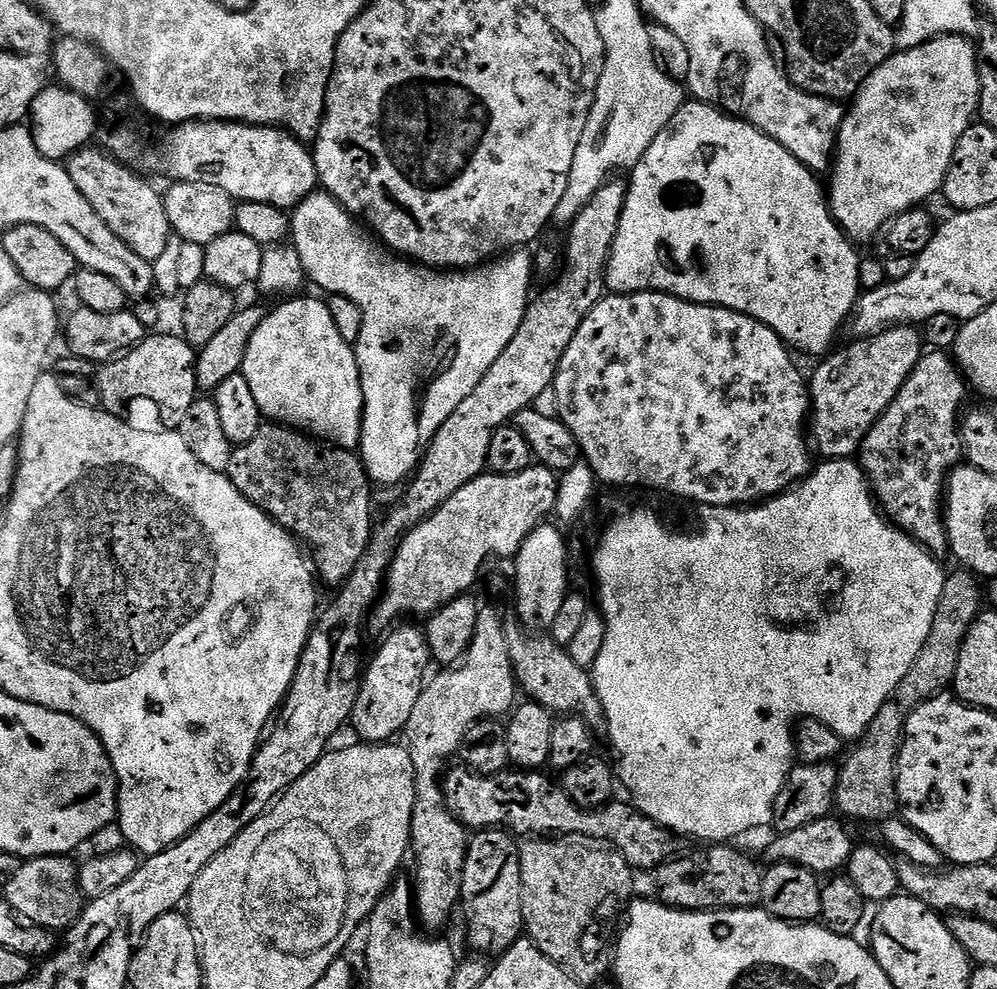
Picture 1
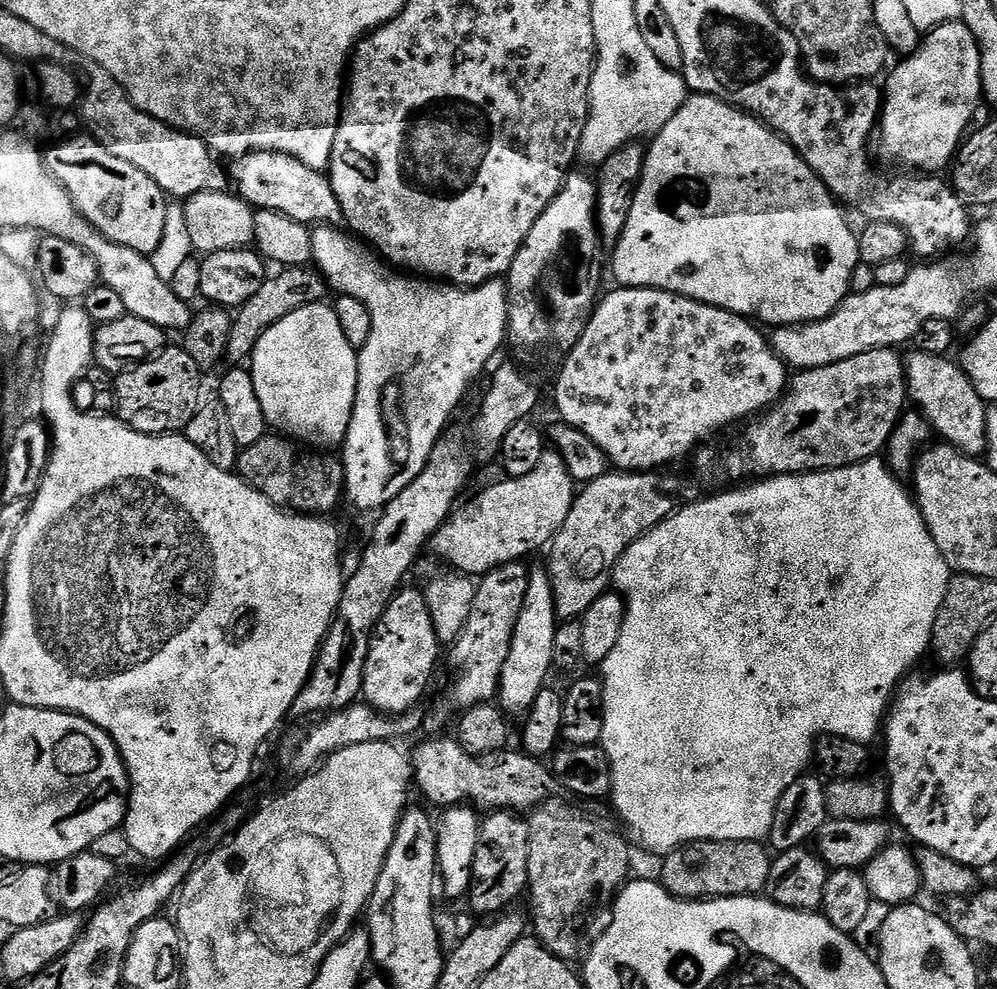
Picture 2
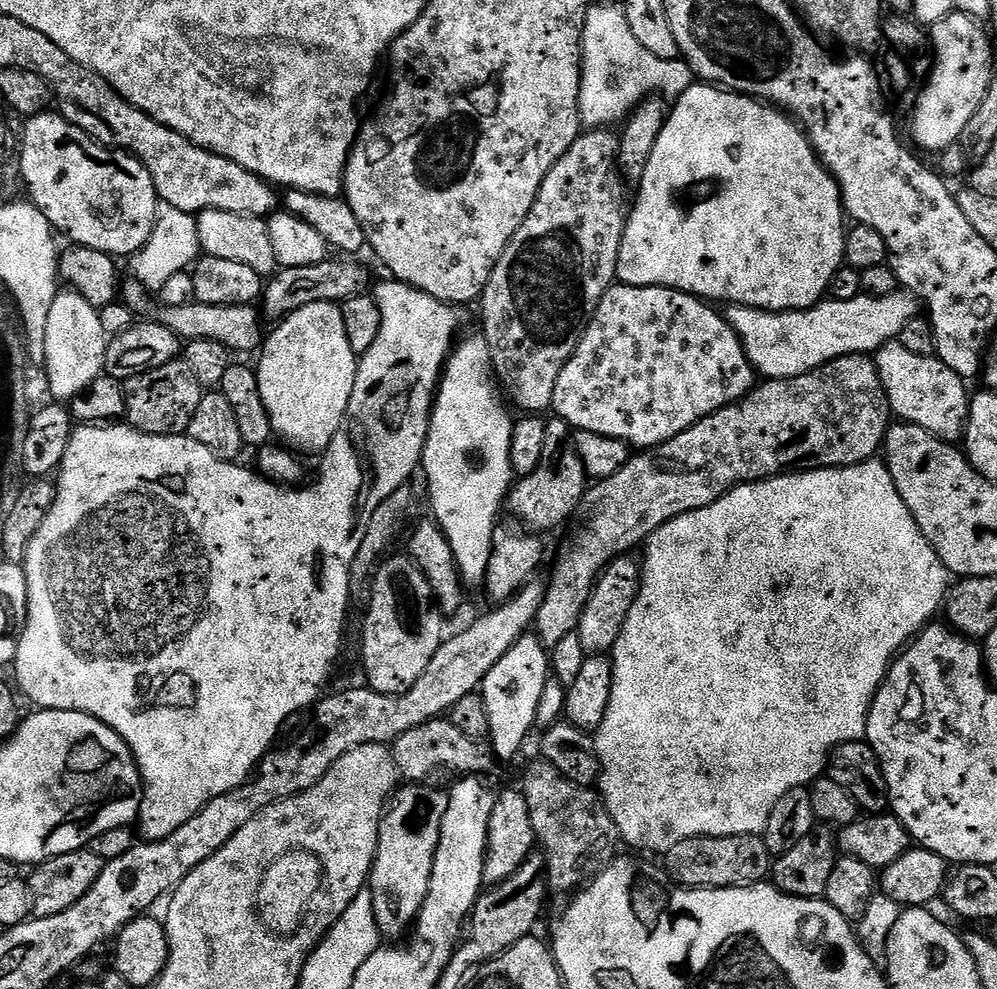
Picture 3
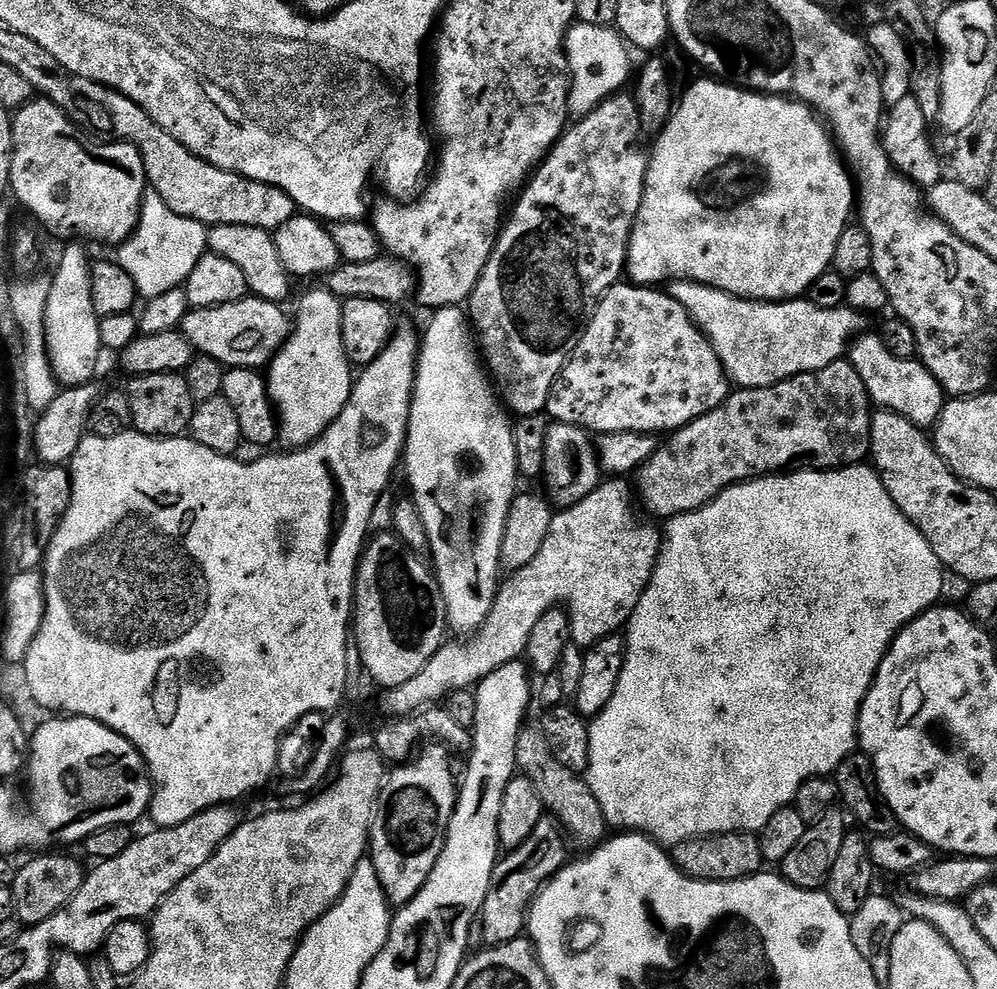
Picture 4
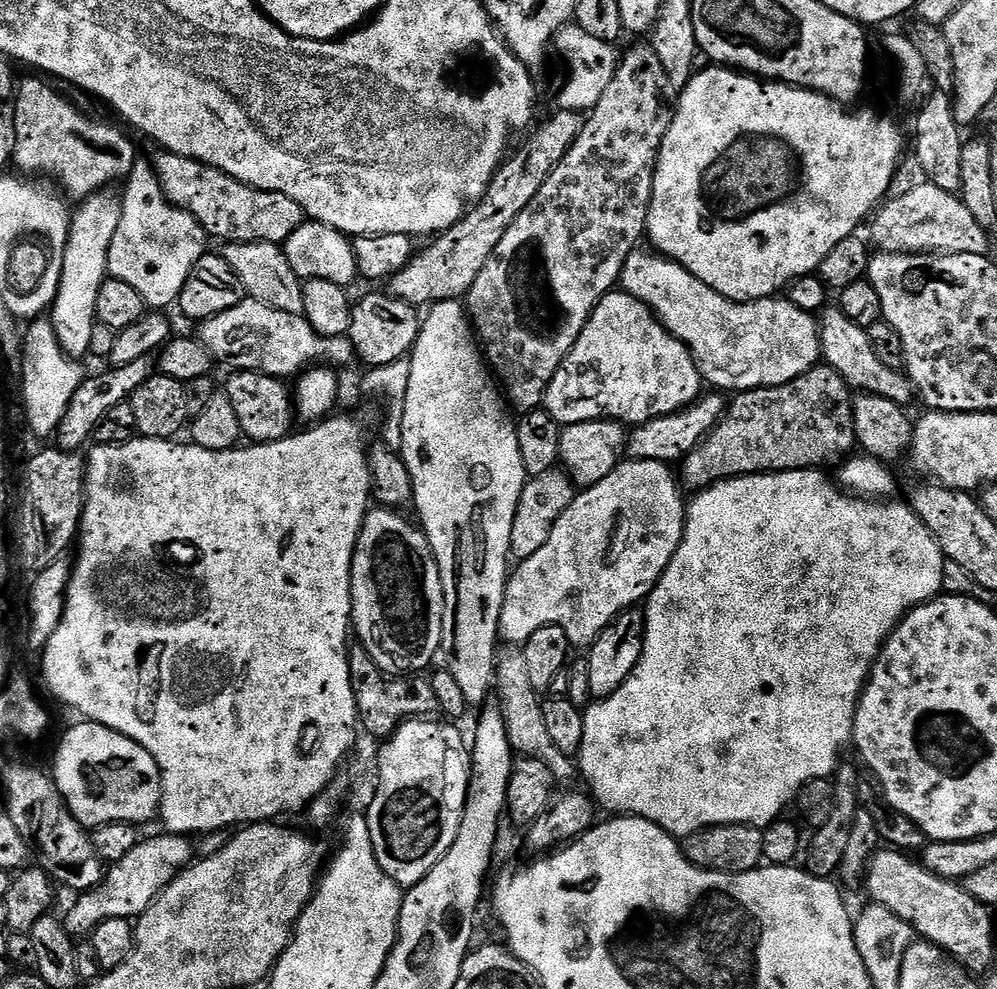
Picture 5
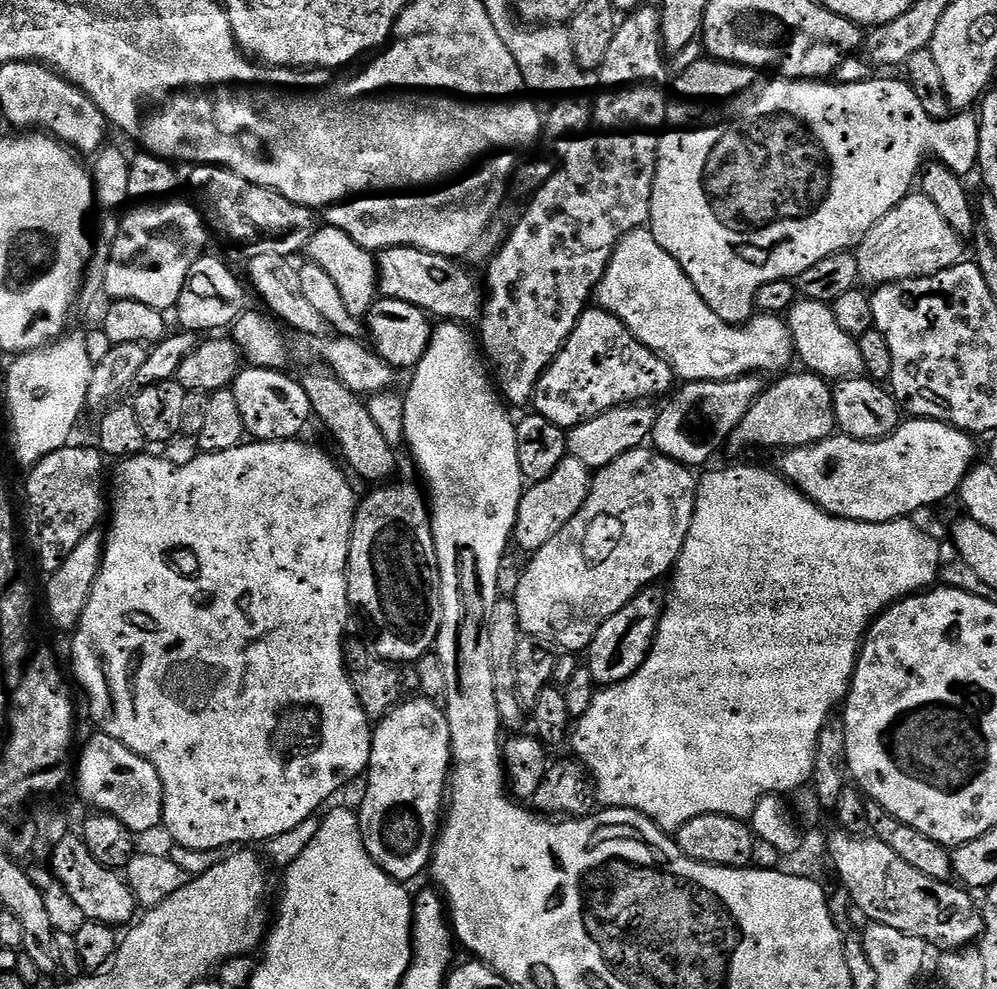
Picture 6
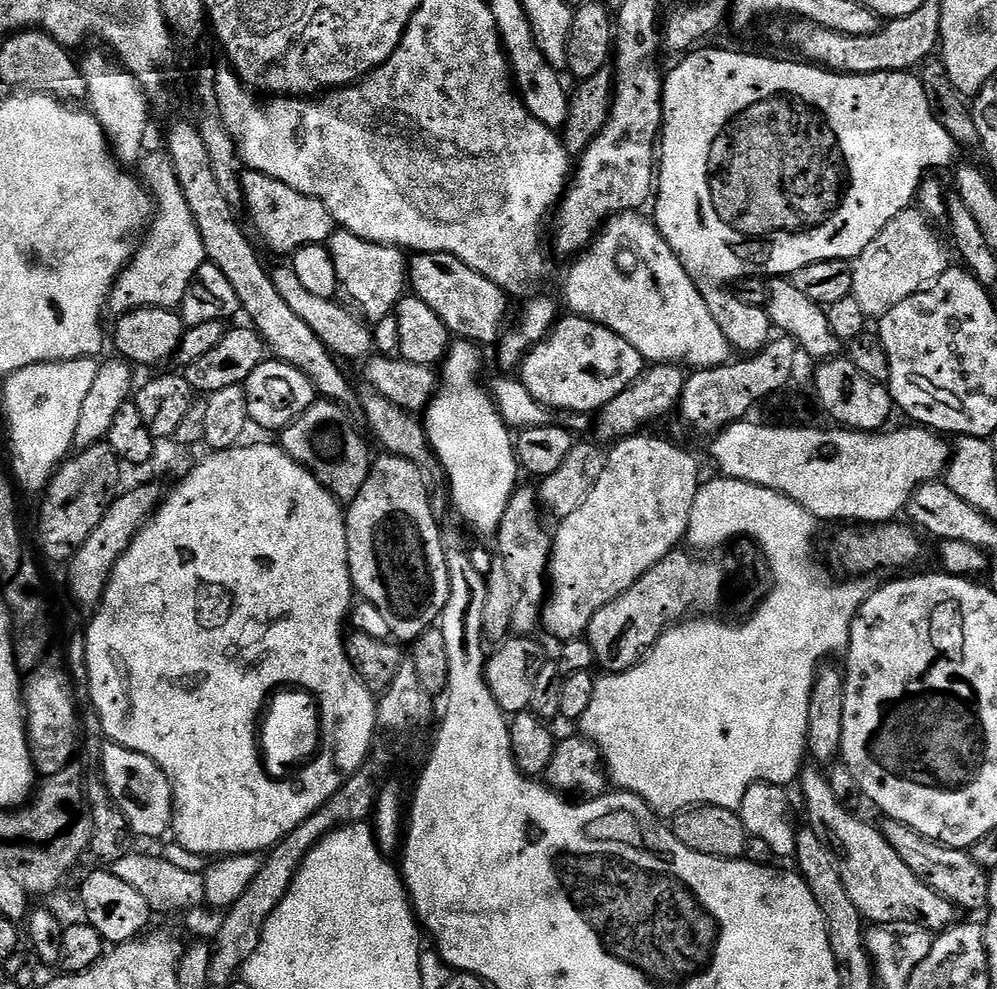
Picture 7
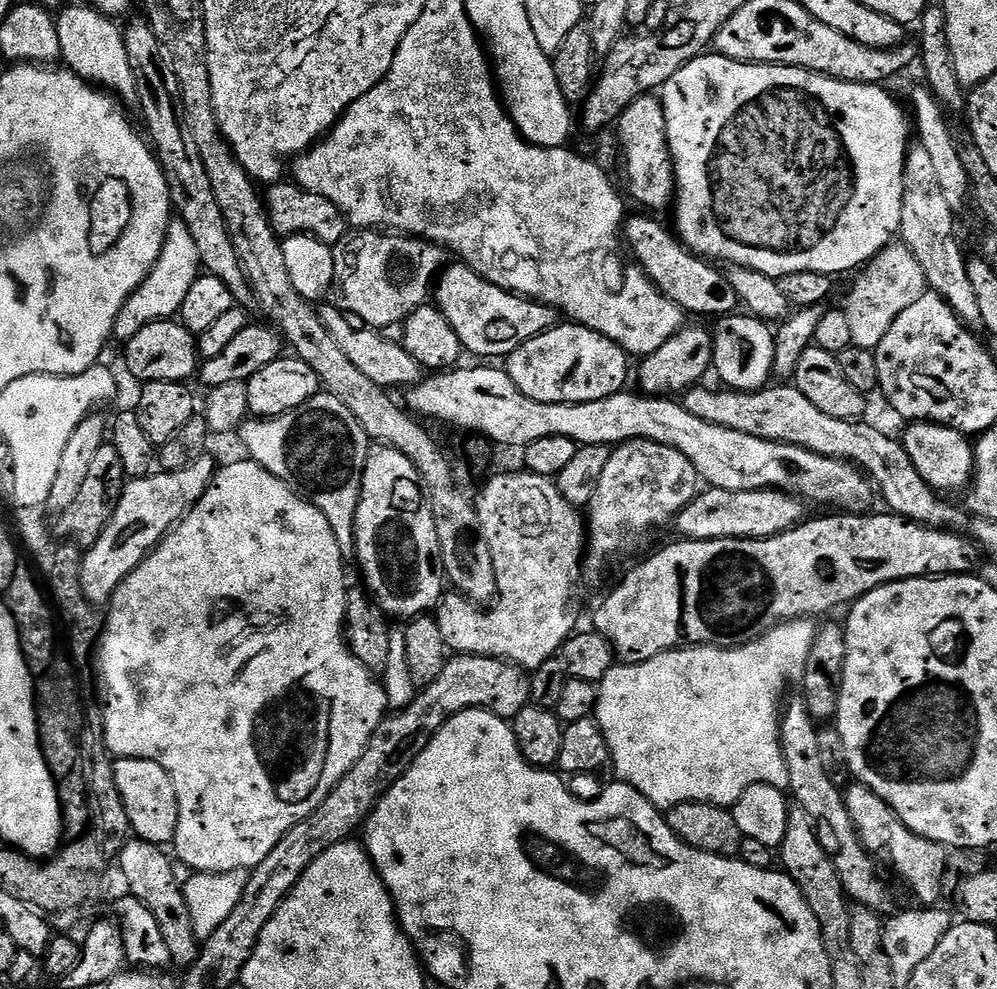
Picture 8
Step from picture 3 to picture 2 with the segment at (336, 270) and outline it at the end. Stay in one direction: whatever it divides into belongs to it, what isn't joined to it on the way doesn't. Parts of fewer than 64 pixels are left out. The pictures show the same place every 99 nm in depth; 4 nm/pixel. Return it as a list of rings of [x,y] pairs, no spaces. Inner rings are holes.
[[[281,267],[277,276],[269,275],[262,282],[262,290],[254,294],[246,303],[235,309],[232,316],[232,329],[230,330],[227,363],[232,366],[240,366],[251,361],[255,344],[266,330],[286,318],[286,314],[294,314],[294,310],[302,310],[302,306],[321,303],[324,295],[330,292],[330,285],[315,267],[303,268]]]

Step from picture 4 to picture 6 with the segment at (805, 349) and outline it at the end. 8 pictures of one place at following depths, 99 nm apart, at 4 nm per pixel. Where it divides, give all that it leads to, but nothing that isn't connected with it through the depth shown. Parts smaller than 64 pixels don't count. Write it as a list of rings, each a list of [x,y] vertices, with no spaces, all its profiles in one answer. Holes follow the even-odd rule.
[[[647,227],[637,228],[614,250],[606,274],[596,287],[594,300],[599,307],[617,316],[646,347],[666,360],[673,373],[679,379],[681,376],[684,382],[738,380],[749,374],[760,374],[756,372],[780,374],[791,369],[792,362],[794,364],[792,332],[779,315],[756,314],[743,326],[718,318],[718,314],[706,306],[702,294],[698,294],[682,266],[678,266],[676,259],[666,254],[662,246],[658,246],[654,234]]]

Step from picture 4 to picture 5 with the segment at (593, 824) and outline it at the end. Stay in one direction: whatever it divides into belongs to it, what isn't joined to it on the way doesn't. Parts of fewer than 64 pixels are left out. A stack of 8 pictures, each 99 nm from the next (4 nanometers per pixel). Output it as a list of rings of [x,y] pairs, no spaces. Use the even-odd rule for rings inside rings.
[[[508,650],[505,656],[503,653],[497,659],[494,696],[500,699],[498,707],[506,726],[506,738],[510,742],[513,753],[544,764],[546,770],[557,781],[570,779],[572,772],[574,776],[573,757],[562,754],[562,750],[554,746],[546,730],[546,722],[542,719],[542,696],[534,690],[534,686],[530,686],[530,674],[526,671],[526,658],[523,651]]]

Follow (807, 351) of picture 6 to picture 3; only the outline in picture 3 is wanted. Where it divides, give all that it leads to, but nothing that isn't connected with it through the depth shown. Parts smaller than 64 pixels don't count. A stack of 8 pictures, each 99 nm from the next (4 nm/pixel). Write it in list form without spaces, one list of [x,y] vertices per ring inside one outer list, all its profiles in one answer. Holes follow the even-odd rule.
[[[899,339],[891,340],[874,354],[891,415],[914,426],[922,426],[922,430],[941,440],[955,441],[966,427],[970,403],[969,385],[935,355],[923,356],[920,352],[911,352],[900,343]]]

